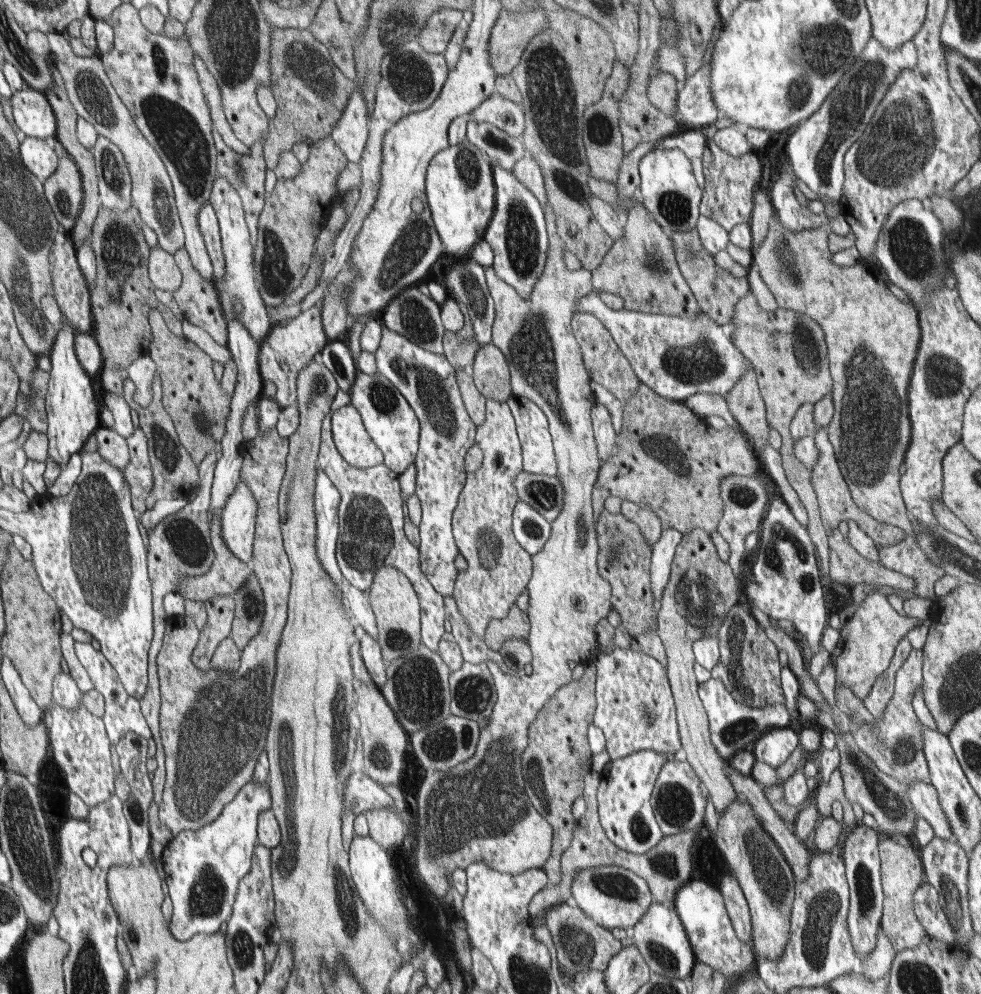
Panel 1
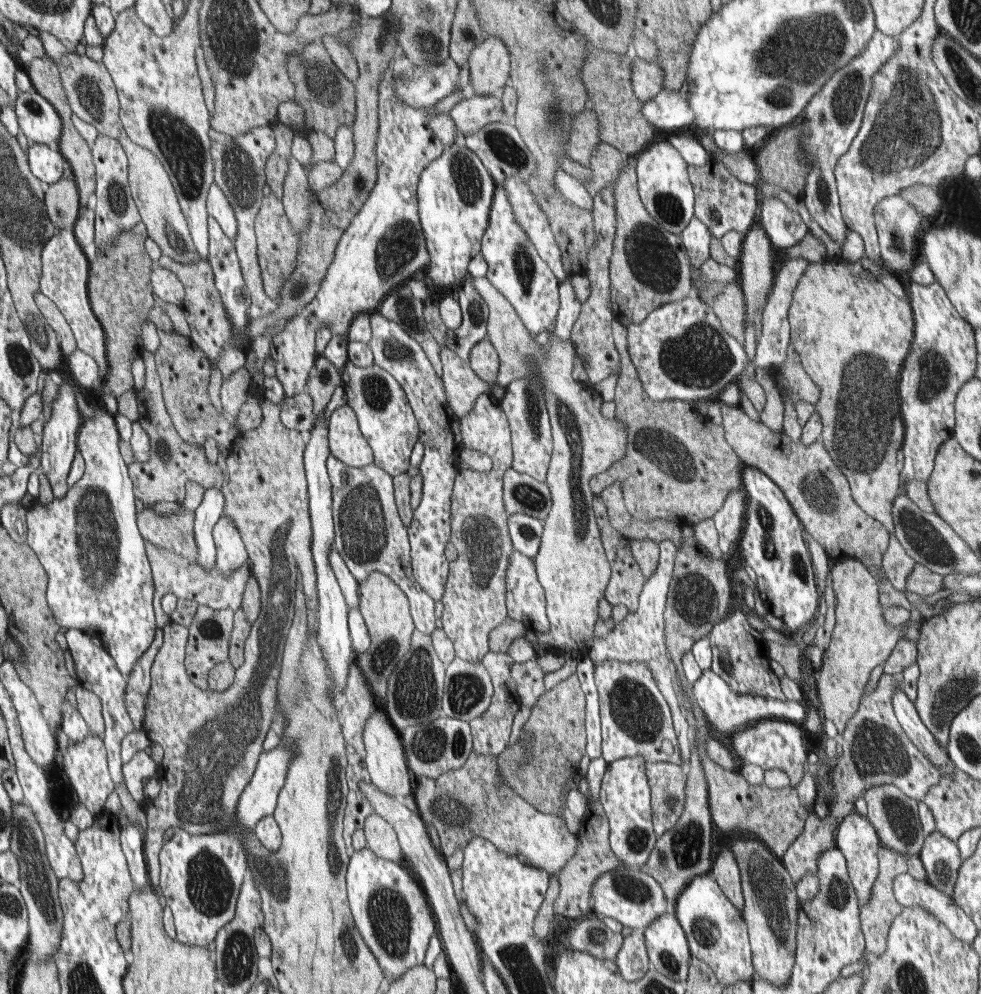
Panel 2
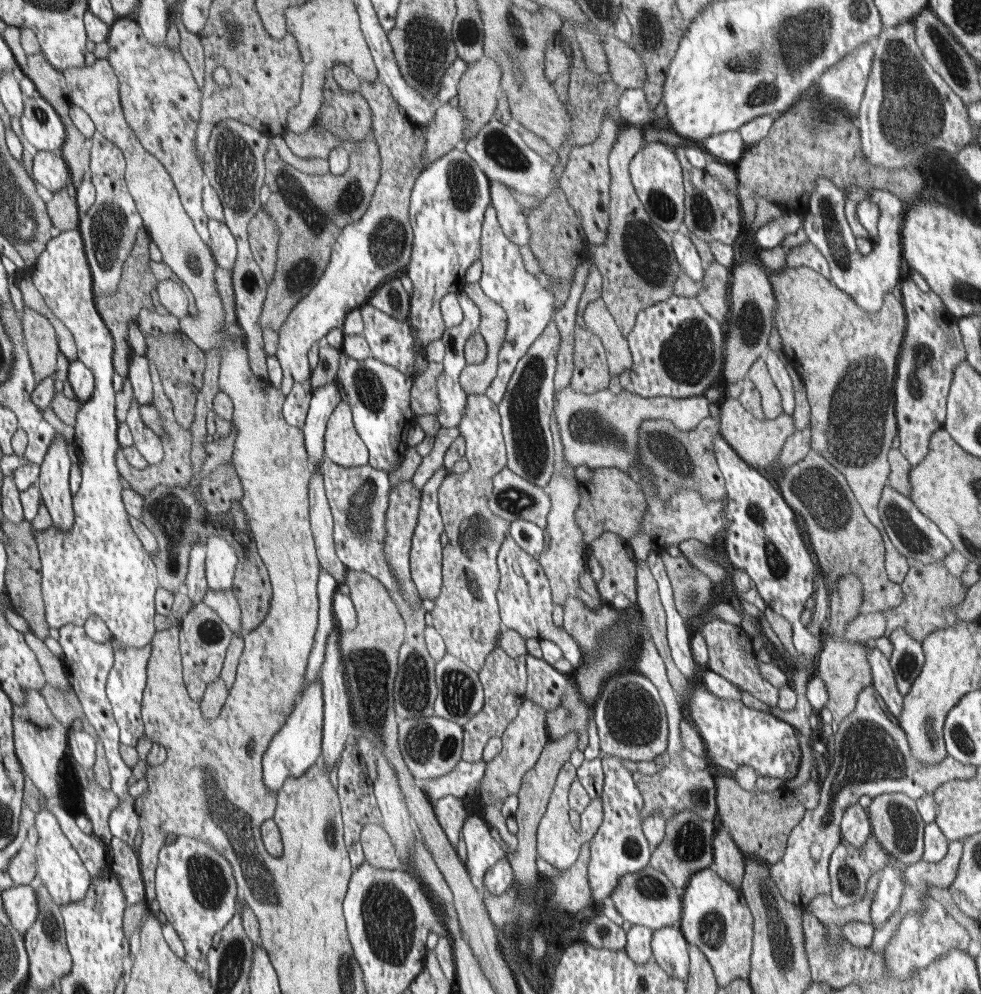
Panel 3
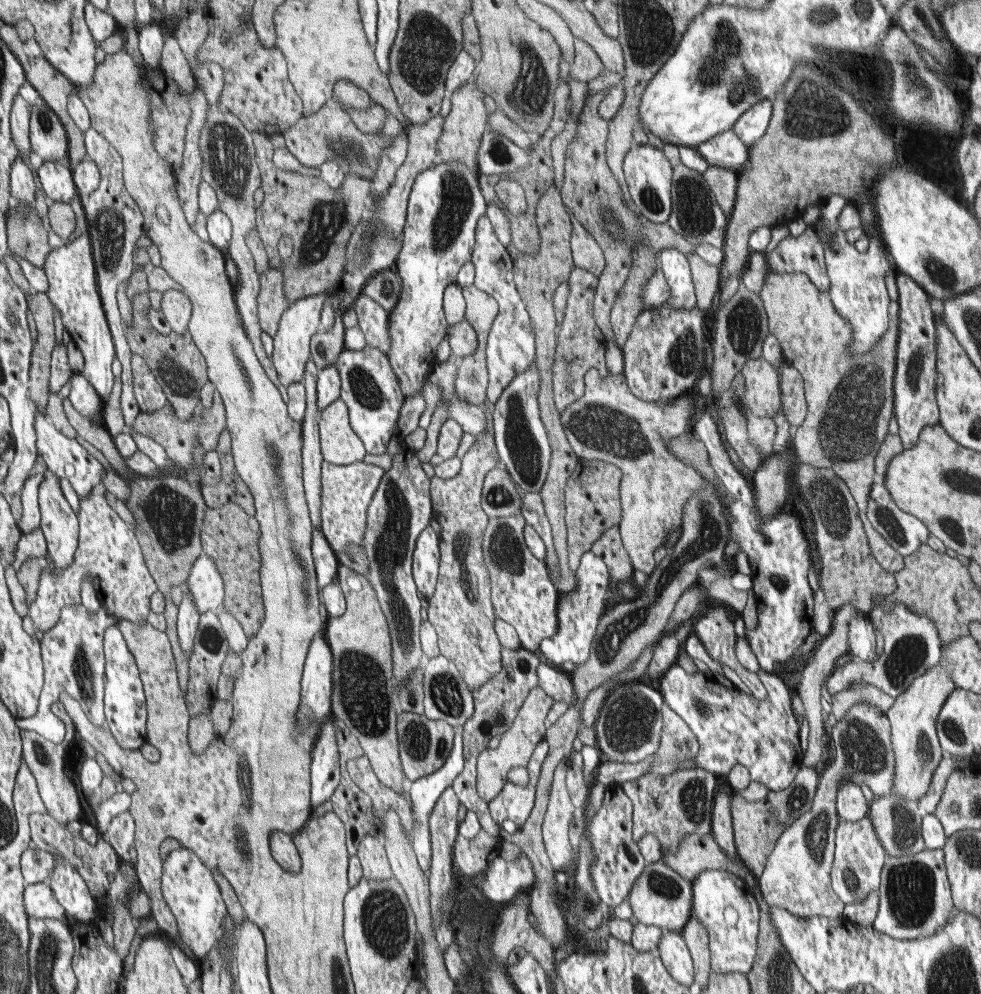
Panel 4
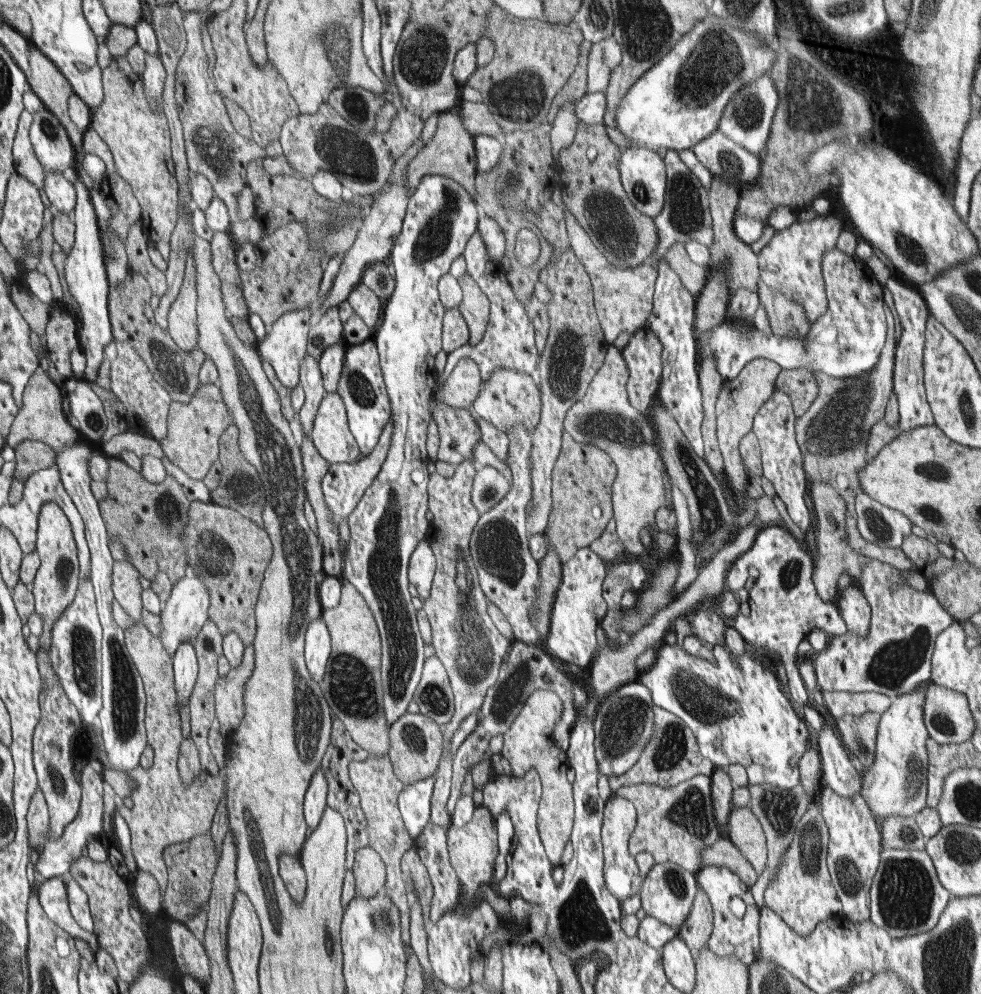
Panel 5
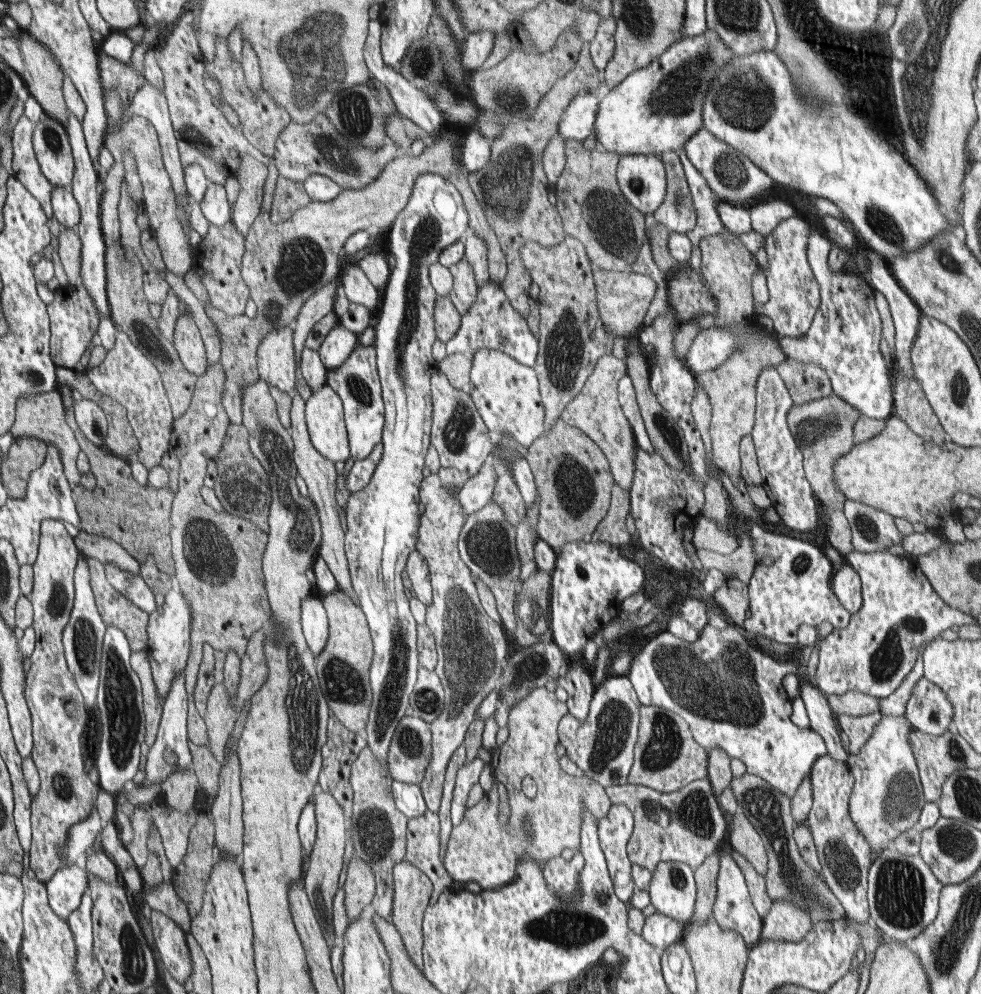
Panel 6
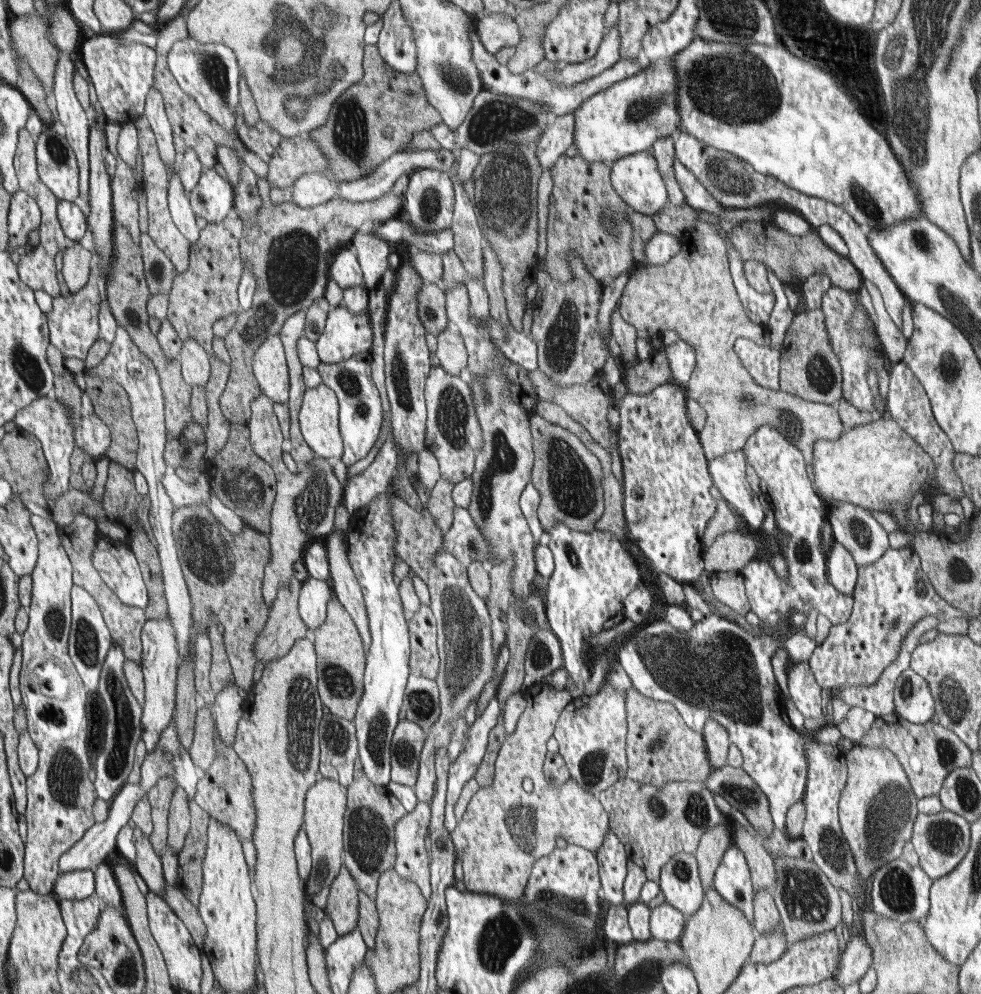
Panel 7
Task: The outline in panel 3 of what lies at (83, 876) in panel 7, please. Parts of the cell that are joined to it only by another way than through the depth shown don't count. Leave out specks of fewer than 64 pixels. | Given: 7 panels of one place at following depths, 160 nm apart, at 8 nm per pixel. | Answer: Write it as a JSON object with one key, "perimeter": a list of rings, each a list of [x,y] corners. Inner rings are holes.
{"perimeter":[[[17,885],[3,894],[7,916],[20,933],[25,933],[38,916],[36,891],[30,885]]]}

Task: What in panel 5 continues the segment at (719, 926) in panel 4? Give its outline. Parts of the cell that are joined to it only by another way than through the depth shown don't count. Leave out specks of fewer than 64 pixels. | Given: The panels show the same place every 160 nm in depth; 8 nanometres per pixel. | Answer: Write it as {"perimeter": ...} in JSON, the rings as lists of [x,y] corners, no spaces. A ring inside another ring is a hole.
{"perimeter":[[[708,865],[702,867],[695,874],[697,885],[704,891],[711,902],[713,929],[707,946],[718,956],[736,956],[740,962],[746,966],[752,964],[758,958],[759,952],[759,918],[761,915],[760,907],[755,903],[755,898],[750,888],[734,873],[730,868],[719,865]]]}

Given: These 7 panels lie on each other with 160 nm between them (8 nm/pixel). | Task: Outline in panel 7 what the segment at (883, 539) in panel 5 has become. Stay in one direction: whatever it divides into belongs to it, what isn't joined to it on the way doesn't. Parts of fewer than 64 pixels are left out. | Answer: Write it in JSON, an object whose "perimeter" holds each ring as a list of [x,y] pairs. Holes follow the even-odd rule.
{"perimeter":[[[845,502],[832,507],[826,519],[831,524],[834,540],[850,552],[858,568],[865,568],[866,565],[874,564],[884,553],[890,550],[889,532],[872,517],[868,509]]]}

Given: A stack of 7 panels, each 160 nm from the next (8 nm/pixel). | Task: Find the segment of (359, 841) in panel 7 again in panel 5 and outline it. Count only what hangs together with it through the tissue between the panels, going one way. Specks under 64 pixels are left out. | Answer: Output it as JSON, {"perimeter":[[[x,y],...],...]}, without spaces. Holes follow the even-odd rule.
{"perimeter":[[[369,755],[364,760],[350,762],[349,778],[358,791],[360,806],[364,812],[364,818],[368,822],[367,833],[370,845],[382,857],[386,867],[386,881],[383,891],[392,899],[393,905],[399,908],[402,925],[402,940],[410,945],[410,910],[408,893],[401,874],[401,858],[405,852],[413,847],[414,841],[409,835],[398,809],[398,795],[404,789],[404,784],[396,778],[389,755]]]}

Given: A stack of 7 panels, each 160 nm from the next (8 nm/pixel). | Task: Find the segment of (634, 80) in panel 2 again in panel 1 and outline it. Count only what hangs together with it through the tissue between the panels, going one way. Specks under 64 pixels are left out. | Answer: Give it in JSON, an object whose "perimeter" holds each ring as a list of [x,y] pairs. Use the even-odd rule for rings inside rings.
{"perimeter":[[[666,72],[650,75],[647,95],[649,101],[662,113],[669,117],[675,116],[677,111],[677,96],[680,89],[675,76]]]}

